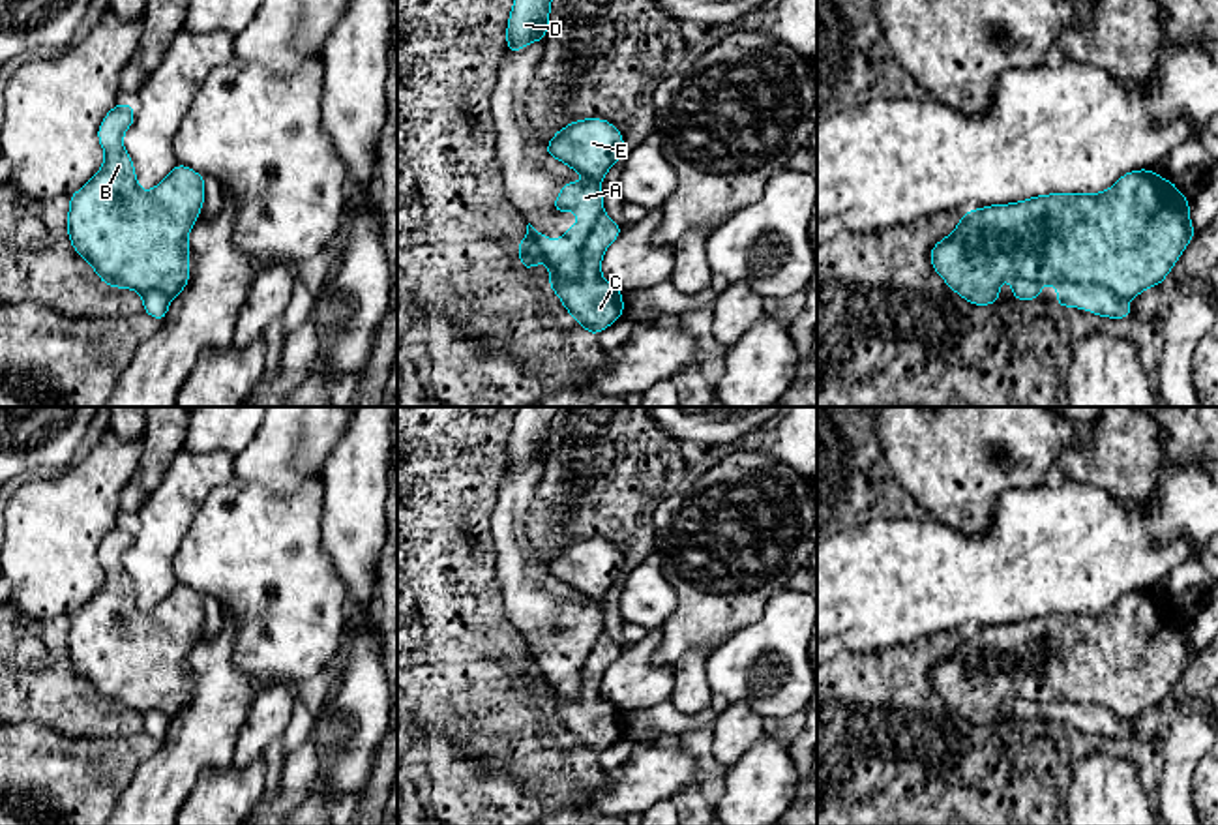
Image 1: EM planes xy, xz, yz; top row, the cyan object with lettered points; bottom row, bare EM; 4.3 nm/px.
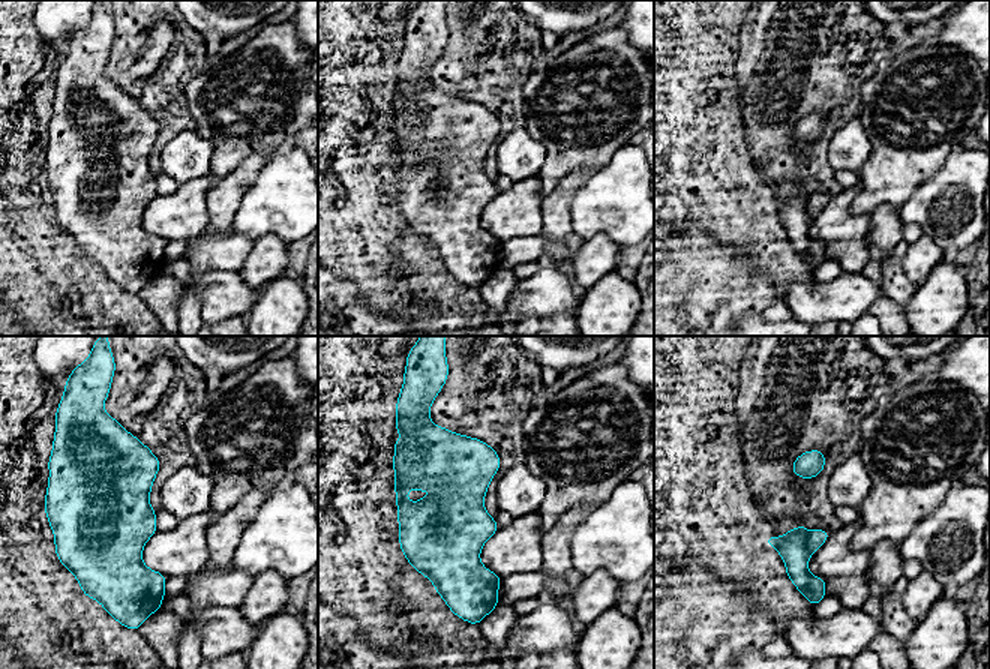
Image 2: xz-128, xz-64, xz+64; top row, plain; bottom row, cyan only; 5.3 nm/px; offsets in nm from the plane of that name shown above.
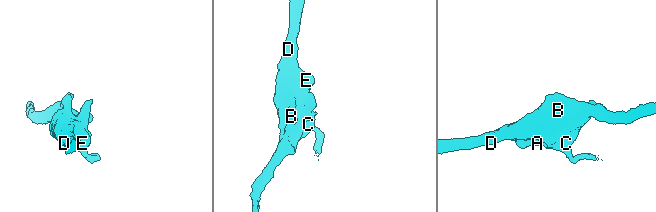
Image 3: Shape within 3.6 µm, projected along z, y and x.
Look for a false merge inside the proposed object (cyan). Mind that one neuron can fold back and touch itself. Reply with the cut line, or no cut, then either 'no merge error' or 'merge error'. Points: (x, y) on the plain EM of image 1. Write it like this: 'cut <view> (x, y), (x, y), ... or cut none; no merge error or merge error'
cut xz (602, 630), (579, 670), (579, 692), (566, 698); merge error

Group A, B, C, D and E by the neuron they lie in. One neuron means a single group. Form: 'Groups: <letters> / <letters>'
Groups: A / B C D E

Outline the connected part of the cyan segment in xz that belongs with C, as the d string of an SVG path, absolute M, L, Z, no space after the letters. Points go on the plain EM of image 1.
M602 632L579 669L579 696L566 698L553 684L547 686L547 709L558 714L566 731L592 756L624 735L622 711L602 698L602 677L620 652L622 645Z

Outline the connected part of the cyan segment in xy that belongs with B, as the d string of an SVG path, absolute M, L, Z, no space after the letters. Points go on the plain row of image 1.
M116 523L101 540L97 561L105 581L79 611L69 615L67 656L73 669L107 707L137 712L159 711L172 720L189 703L187 656L204 626L206 598L176 583L154 609L141 609L133 581L122 562L133 542L131 523Z

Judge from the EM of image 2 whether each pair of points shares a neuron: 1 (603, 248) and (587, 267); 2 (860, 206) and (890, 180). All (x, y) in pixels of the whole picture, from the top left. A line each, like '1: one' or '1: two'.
1: one
2: one

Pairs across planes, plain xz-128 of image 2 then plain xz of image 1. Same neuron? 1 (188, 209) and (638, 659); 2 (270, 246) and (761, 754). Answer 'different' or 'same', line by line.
1: same
2: different

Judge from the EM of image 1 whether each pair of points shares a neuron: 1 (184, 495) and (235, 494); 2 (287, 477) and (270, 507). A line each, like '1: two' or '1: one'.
1: two
2: two

